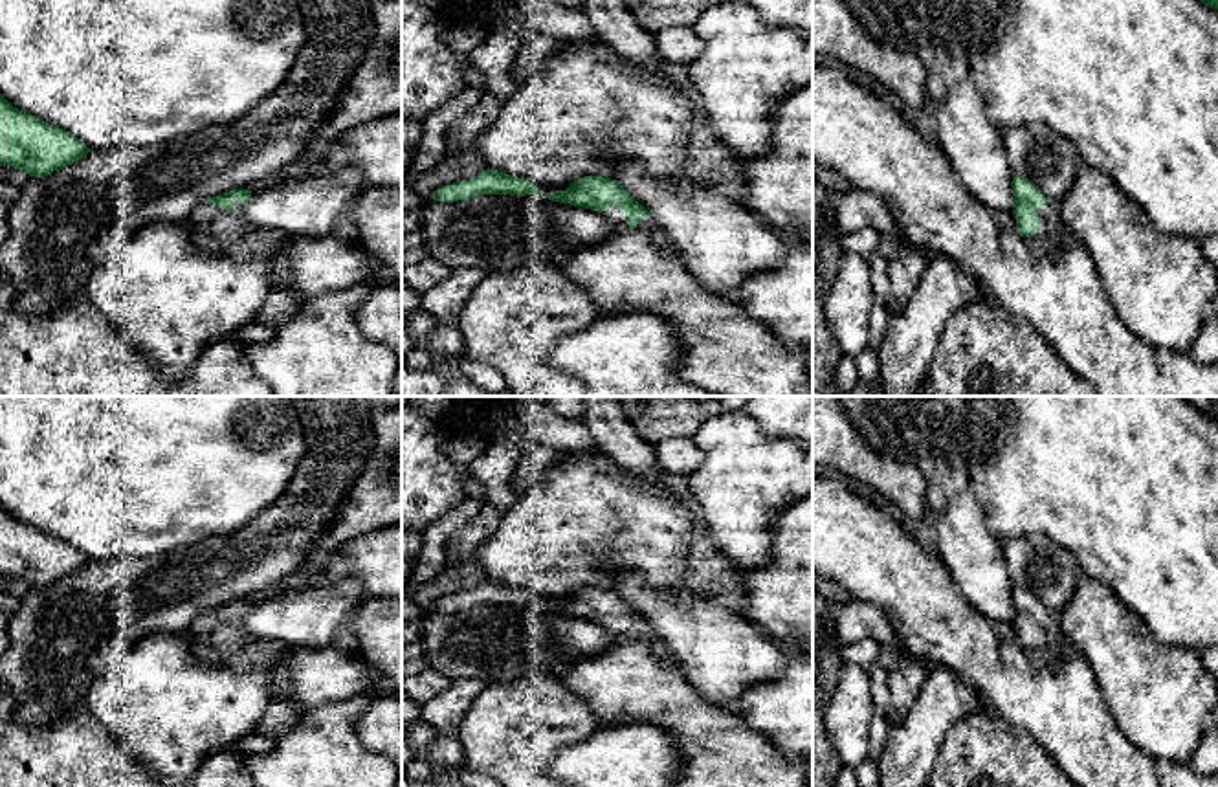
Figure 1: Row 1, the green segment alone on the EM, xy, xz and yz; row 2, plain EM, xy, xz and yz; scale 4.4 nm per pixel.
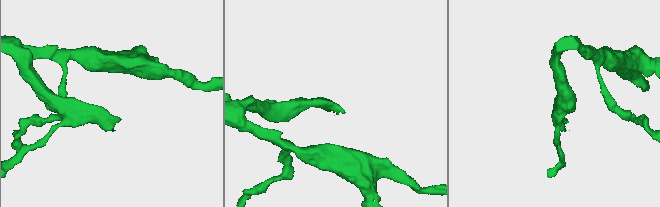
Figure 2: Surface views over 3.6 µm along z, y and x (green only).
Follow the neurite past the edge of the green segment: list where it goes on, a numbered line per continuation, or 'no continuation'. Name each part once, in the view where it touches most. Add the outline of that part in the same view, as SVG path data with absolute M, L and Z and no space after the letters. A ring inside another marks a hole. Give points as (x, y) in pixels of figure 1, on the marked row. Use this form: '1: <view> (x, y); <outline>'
1: yz (1048, 215); M1047 202L1042 207L1038 207L1035 211L1035 218L1040 222L1035 227L1036 235L1042 235L1046 238L1057 237L1060 240L1060 248L1057 251L1066 249L1077 242L1073 233L1068 231L1066 226L1062 224L1062 218L1058 215L1058 207L1055 204Z

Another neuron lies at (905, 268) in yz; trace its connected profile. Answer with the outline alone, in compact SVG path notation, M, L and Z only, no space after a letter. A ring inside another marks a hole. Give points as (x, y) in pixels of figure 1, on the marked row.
M899 248L888 259L888 281L893 303L902 308L917 290L928 259L914 248Z

